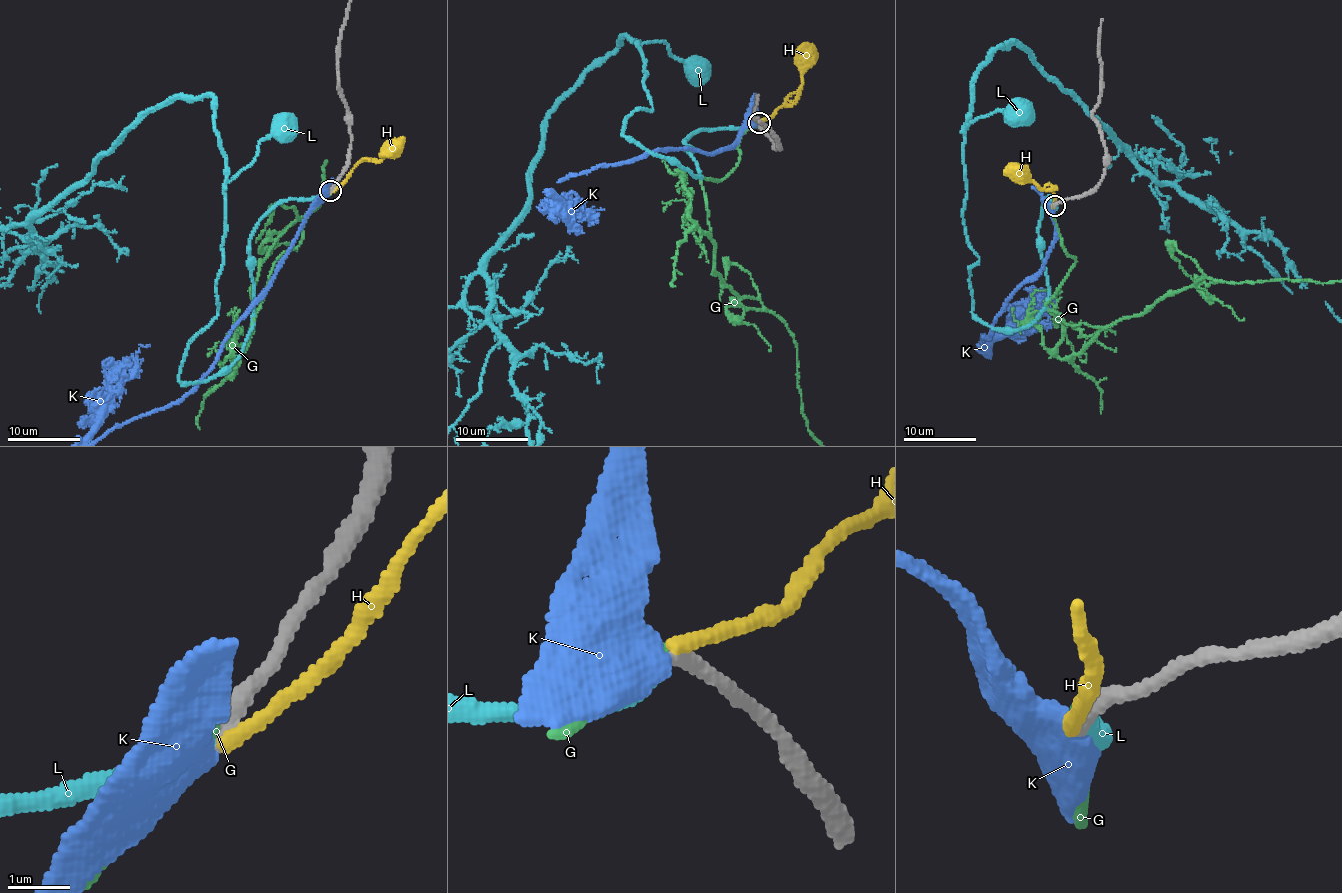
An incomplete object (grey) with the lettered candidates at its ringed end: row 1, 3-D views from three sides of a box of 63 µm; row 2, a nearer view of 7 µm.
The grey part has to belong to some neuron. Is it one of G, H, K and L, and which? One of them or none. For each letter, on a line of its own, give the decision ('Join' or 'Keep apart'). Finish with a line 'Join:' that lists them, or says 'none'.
G: Keep apart
H: Keep apart
K: Keep apart
L: Join
Join: L

